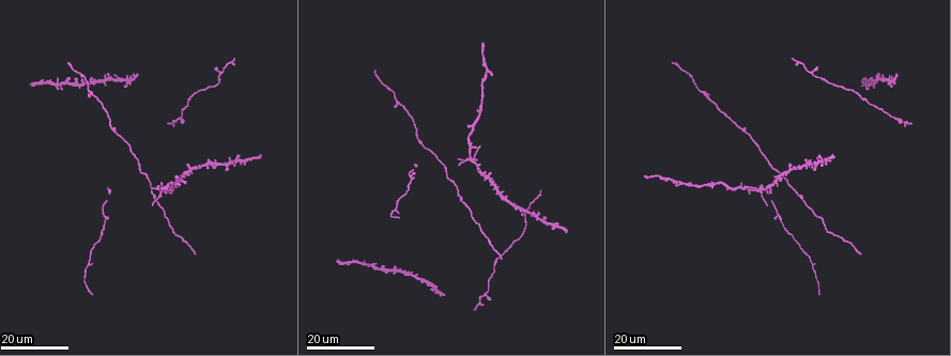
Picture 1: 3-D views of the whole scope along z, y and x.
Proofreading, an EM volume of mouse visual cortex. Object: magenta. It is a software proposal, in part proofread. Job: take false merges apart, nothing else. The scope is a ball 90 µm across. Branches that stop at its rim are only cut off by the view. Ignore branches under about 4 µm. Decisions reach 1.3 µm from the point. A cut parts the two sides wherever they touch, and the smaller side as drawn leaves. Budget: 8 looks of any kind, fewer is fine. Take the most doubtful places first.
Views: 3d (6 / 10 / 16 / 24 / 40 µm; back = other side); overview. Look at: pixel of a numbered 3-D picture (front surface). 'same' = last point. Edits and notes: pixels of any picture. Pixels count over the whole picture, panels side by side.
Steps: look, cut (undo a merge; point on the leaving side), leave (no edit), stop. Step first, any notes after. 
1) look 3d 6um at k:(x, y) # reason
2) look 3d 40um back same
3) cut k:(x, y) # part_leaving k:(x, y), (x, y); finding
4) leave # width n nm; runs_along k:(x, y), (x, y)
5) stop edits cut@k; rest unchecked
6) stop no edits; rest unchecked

look 3d 16um at 1:(238, 162) # four-way junction

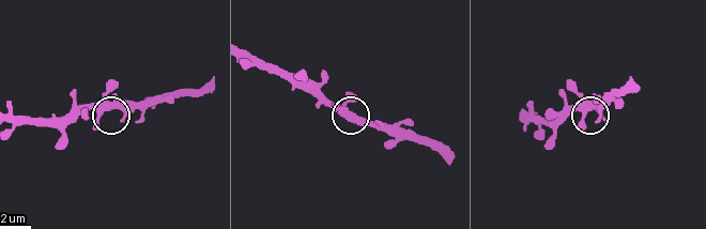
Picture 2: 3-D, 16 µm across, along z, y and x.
look 3d 10um at 2:(106, 108)

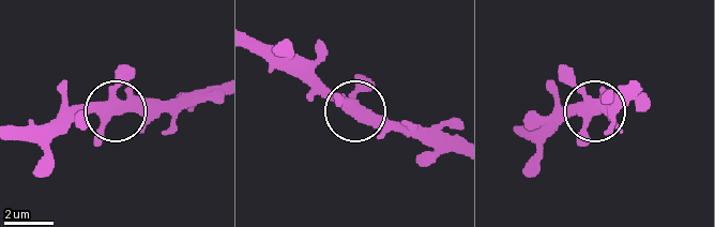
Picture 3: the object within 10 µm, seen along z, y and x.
leave # arms 4; runs_along 3:(120, 69), (116, 107), (179, 109); one neuron here

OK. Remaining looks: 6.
look 3d 16um at 1:(88, 268) # narrows sharply

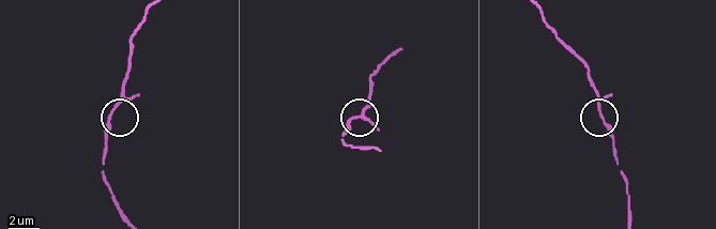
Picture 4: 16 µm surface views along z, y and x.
look 3d 10um at 4:(355, 116)

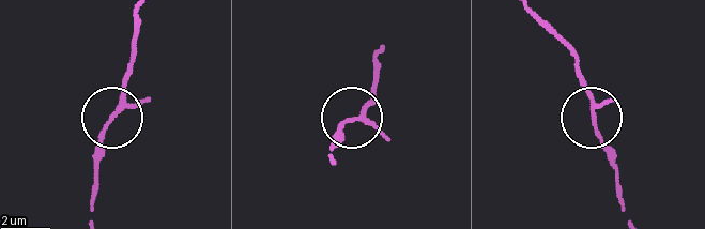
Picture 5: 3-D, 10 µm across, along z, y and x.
look 3d 10um back at 5:(110, 117)

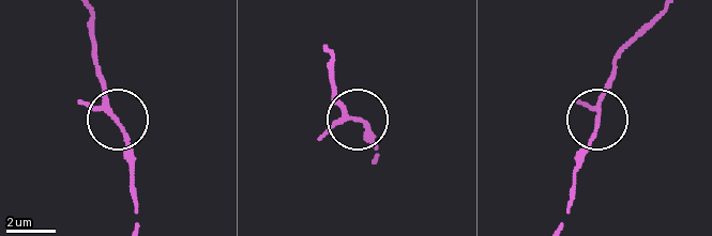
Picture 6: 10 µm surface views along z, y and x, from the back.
leave # width 140 nm; runs_along 6:(88, 18), (101, 92), (125, 141), (132, 188); continuous, no second neuron

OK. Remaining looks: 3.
look 3d 24um at 1:(408, 175) # three arms meet

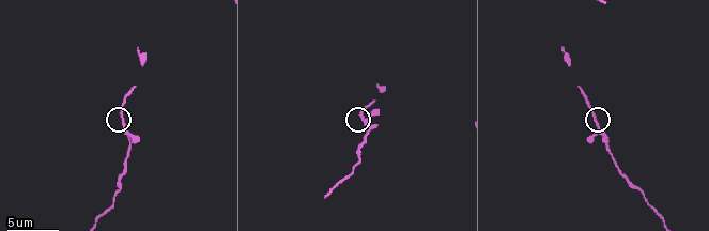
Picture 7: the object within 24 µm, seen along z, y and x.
look 3d 10um at 7:(125, 122)

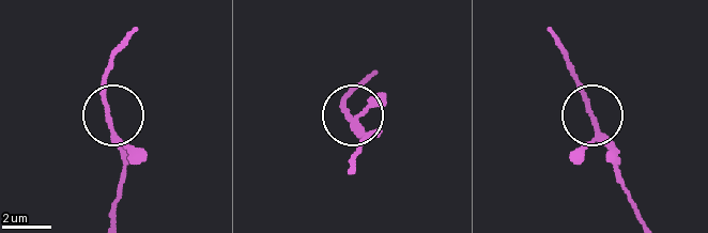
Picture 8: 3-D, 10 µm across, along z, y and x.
leave # continuous, no second neuron

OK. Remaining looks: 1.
stop no edits; rest unchecked

